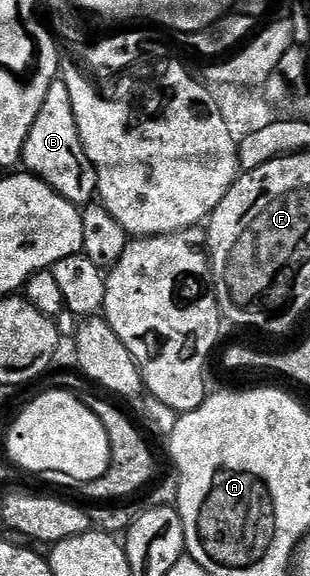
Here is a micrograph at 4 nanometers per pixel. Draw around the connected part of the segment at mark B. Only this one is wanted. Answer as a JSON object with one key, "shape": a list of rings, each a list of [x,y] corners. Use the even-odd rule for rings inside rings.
{"shape":[[[63,80],[52,82],[50,84],[50,92],[46,92],[46,104],[42,104],[42,112],[38,112],[38,120],[34,120],[34,128],[30,128],[30,136],[26,136],[22,166],[27,173],[34,174],[37,178],[41,178],[42,181],[47,184],[47,186],[53,186],[54,189],[56,189],[56,191],[67,200],[67,202],[71,202],[72,205],[77,208],[88,206],[88,204],[97,197],[98,191],[96,188],[96,169],[94,168],[94,164],[90,164],[90,160],[82,148],[82,140],[78,136],[78,124],[74,120],[74,104],[70,102],[70,92],[66,90],[66,84],[63,82]]]}

